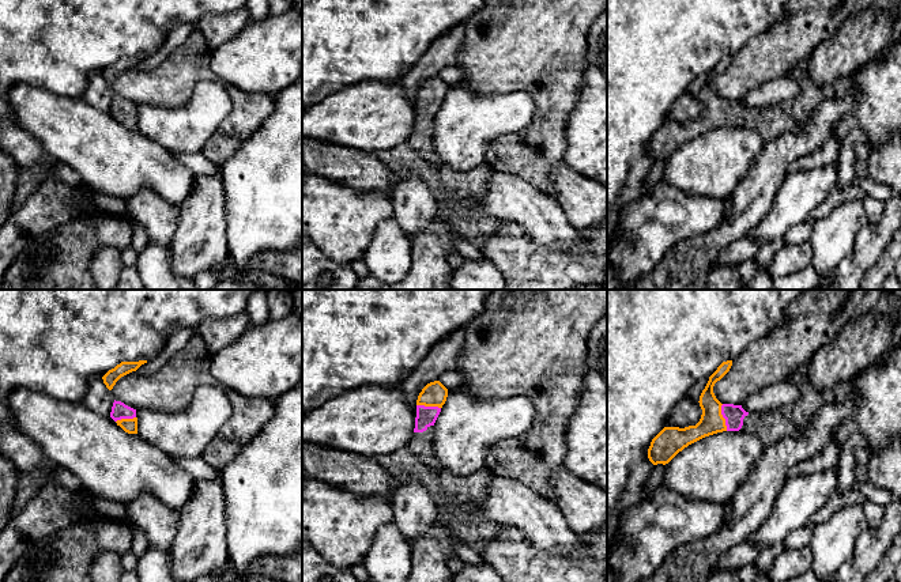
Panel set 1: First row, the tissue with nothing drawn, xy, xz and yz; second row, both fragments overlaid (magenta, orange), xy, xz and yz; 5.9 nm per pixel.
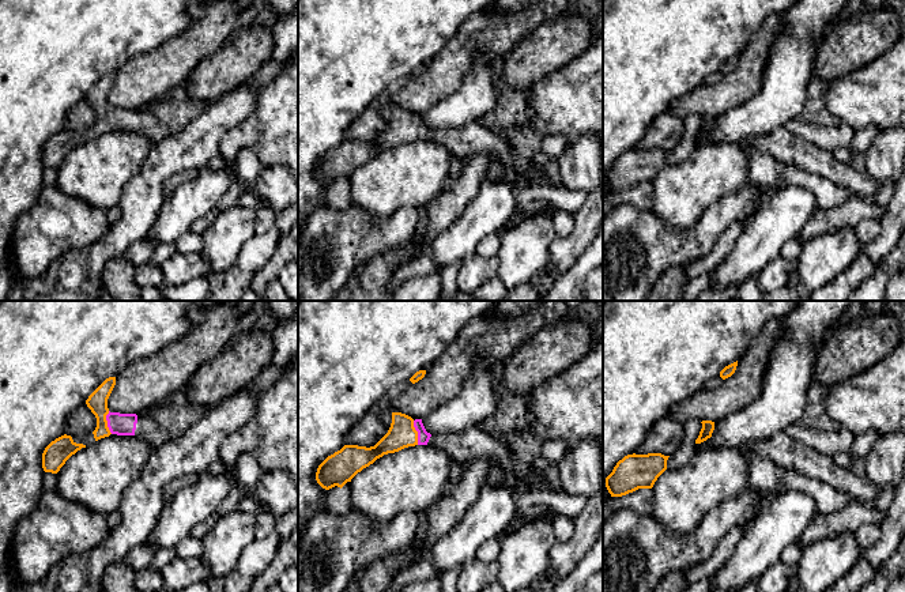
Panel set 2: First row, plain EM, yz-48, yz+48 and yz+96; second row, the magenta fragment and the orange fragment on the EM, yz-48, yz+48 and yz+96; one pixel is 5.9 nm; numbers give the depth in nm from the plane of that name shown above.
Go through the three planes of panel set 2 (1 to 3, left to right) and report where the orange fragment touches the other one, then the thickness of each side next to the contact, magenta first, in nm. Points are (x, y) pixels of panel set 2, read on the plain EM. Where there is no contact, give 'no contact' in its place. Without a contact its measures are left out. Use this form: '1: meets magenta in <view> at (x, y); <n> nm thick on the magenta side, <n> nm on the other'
1: meets magenta in yz-48 at (108, 117); 130 nm thick on the magenta side, 120 nm on the other
2: meets magenta in yz+48 at (418, 128); 70 nm thick on the magenta side, 160 nm on the other
3: no contact

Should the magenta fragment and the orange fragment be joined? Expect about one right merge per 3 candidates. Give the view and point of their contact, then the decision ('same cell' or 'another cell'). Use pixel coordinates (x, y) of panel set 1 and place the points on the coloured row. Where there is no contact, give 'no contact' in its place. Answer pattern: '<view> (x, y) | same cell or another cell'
yz (723, 416) | same cell

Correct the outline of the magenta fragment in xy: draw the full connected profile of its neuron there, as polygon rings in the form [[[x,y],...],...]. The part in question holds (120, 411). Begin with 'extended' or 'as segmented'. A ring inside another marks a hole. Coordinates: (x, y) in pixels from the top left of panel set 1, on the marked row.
extended; [[[121,401],[113,403],[110,417],[128,434],[137,434],[136,409]]]

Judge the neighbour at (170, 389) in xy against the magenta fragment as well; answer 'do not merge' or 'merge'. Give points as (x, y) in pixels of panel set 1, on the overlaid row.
do not merge

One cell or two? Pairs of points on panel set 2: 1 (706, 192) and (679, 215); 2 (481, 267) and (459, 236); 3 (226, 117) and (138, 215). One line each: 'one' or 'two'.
1: one
2: two
3: one

